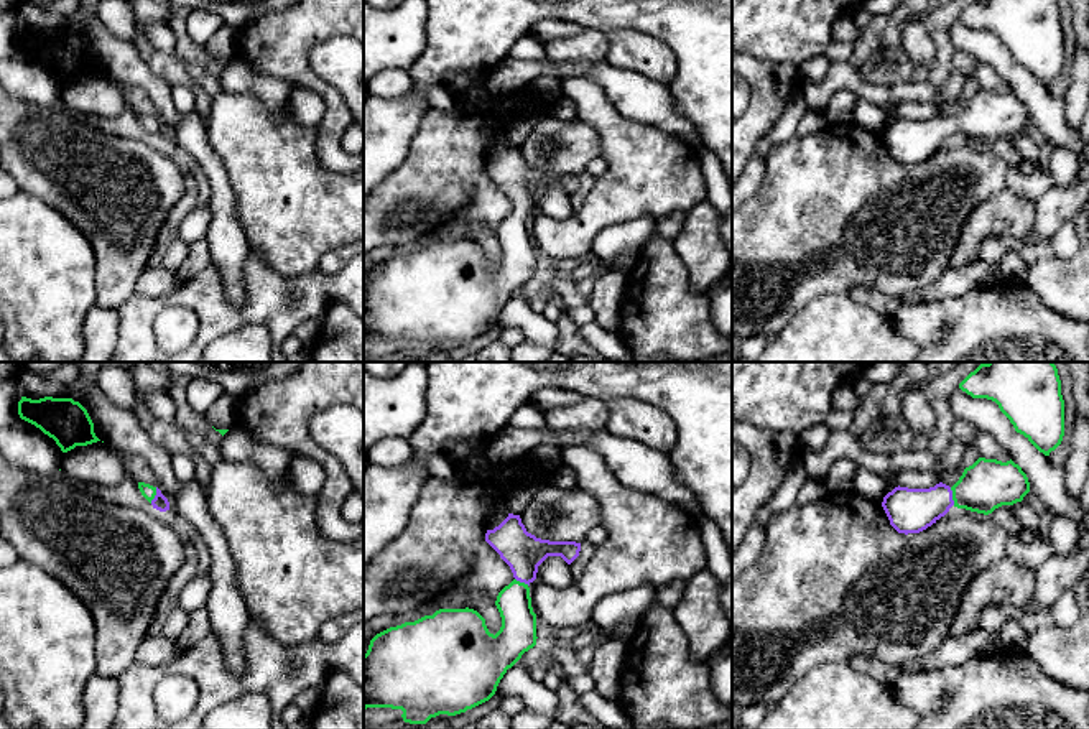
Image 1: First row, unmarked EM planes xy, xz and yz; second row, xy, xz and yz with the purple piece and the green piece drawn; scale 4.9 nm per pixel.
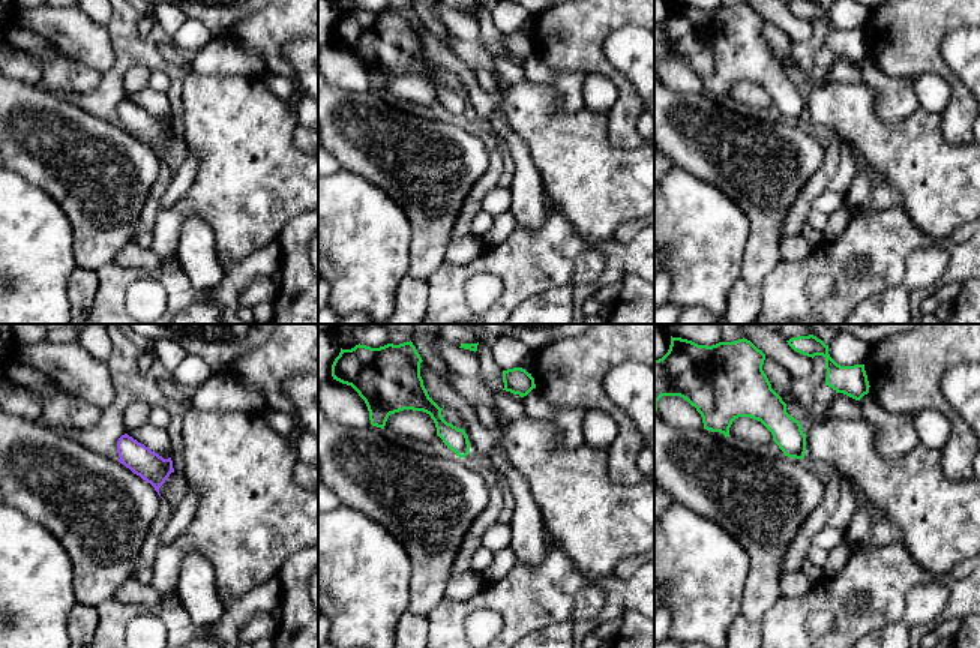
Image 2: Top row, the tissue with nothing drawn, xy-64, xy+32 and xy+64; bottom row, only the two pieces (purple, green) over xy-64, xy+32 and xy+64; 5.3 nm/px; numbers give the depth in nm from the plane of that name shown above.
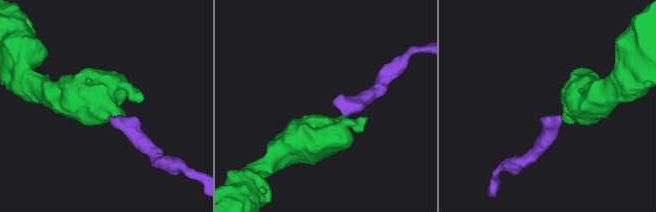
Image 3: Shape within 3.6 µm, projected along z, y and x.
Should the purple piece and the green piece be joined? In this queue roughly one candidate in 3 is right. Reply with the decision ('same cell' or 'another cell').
same cell

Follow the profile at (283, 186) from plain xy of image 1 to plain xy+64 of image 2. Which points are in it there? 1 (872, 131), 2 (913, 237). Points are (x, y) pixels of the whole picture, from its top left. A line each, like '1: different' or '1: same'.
1: same
2: different

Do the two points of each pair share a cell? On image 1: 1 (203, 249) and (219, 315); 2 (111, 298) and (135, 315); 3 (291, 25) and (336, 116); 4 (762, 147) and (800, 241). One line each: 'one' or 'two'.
1: two
2: two
3: one
4: two

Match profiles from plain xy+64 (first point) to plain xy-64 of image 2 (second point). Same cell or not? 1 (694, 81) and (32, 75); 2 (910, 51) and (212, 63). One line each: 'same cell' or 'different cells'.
1: same cell
2: different cells

